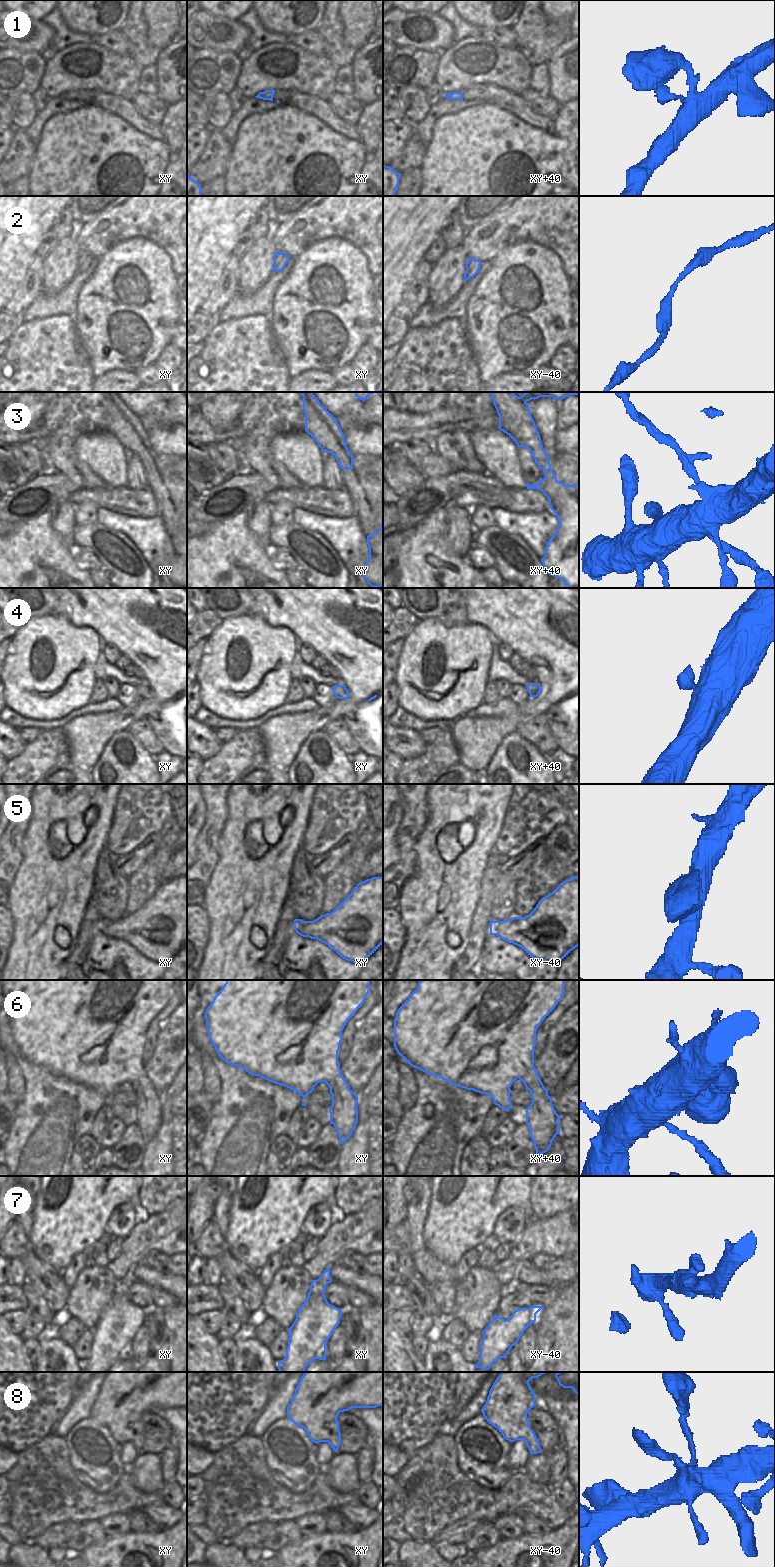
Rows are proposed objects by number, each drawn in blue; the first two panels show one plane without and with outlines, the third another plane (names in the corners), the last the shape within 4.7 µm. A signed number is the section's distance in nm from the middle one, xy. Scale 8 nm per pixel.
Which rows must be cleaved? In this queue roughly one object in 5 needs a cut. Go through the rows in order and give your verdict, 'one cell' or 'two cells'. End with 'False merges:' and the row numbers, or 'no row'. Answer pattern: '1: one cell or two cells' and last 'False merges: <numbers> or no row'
1: two cells
2: one cell
3: two cells
4: one cell
5: one cell
6: one cell
7: one cell
8: one cell
False merges: 1, 3

